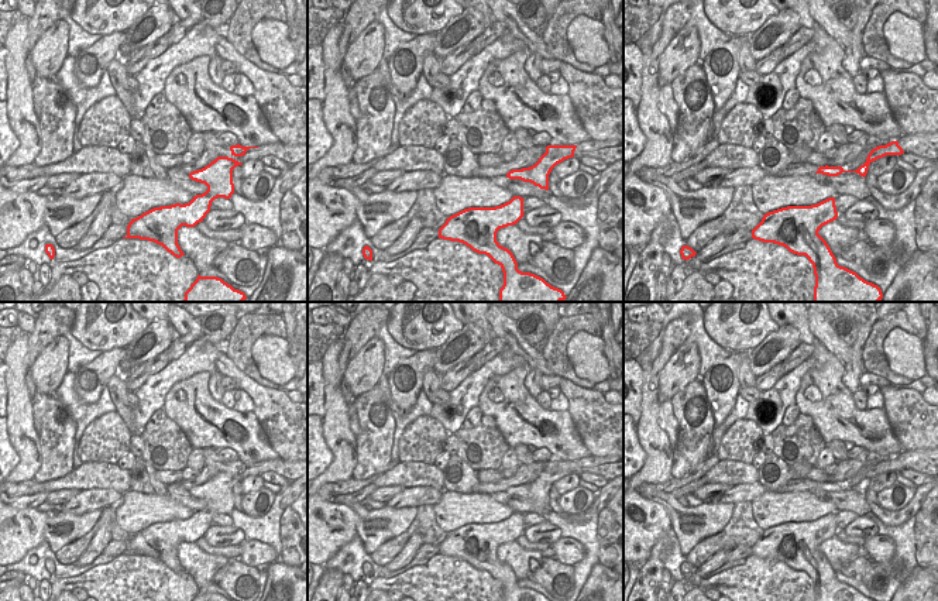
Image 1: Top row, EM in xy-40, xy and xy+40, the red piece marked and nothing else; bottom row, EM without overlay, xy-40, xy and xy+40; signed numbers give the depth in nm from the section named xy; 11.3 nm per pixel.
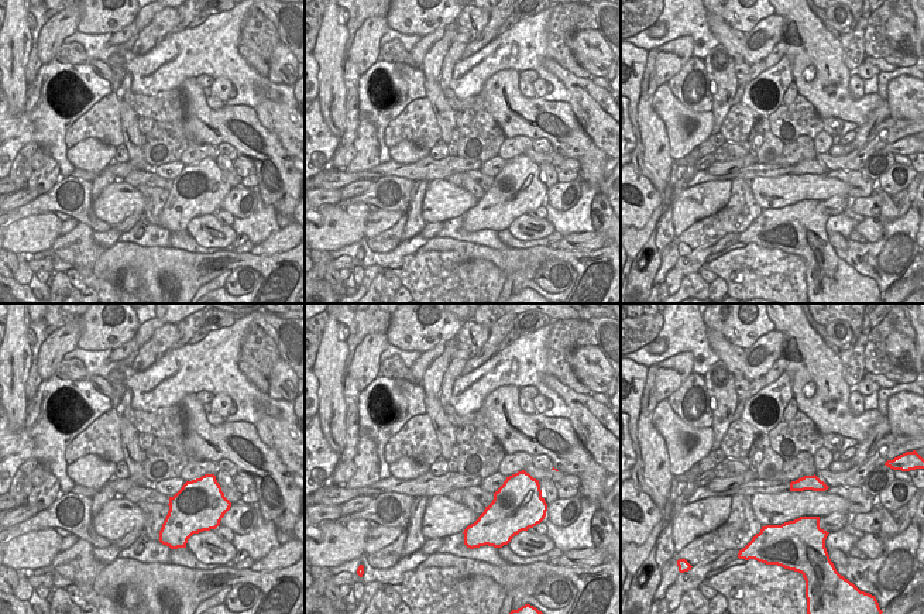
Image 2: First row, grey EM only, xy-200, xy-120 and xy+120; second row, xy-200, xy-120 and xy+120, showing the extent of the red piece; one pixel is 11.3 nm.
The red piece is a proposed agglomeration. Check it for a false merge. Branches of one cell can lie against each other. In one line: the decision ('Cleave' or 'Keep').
Keep.

